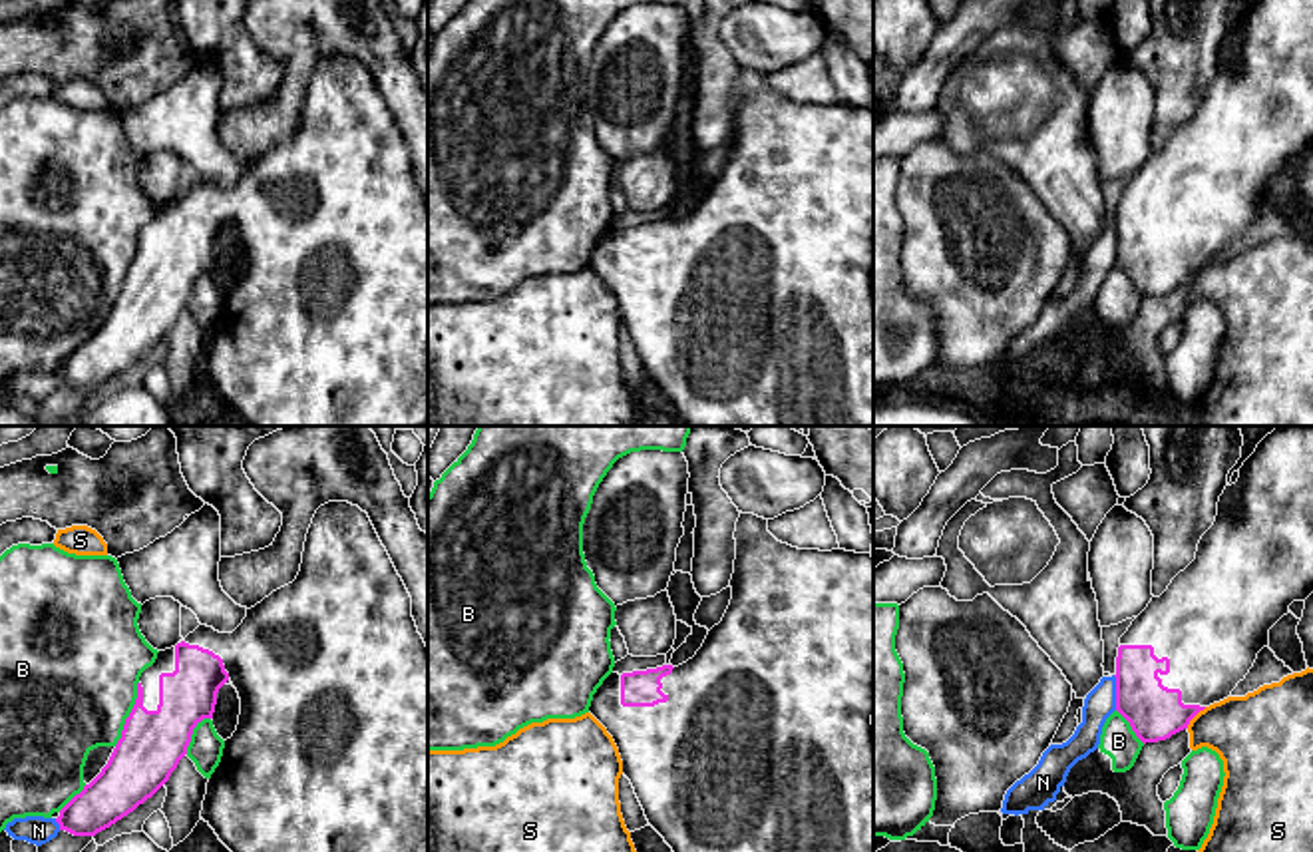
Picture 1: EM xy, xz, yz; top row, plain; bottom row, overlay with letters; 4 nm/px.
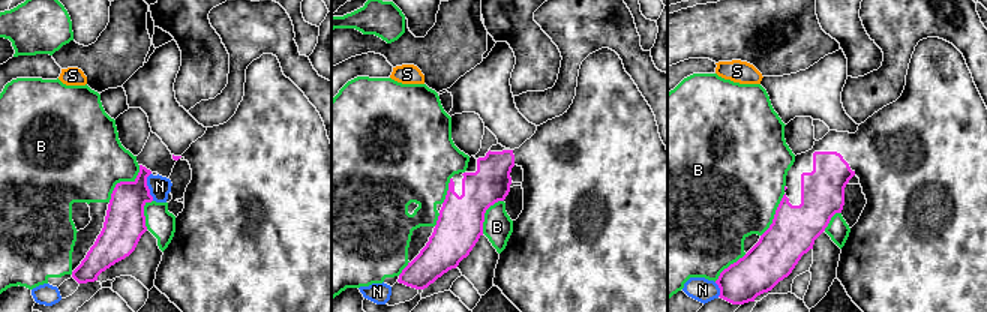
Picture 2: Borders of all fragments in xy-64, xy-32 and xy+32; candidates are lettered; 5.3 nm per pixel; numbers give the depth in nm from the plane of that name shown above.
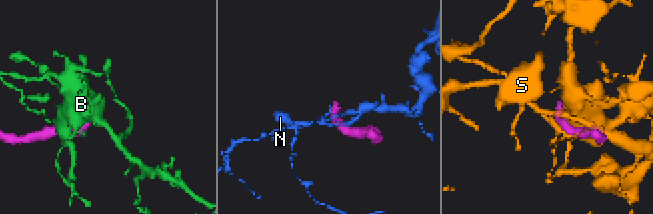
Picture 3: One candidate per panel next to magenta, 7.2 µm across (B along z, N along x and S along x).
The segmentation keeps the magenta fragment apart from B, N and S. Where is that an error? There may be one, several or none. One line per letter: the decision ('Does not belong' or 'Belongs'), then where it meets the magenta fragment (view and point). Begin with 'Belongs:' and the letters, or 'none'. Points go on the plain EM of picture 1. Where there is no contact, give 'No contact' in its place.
Belongs: none
B: Does not belong. Touches magenta at xy (130, 267)
N: Does not belong. Touches magenta at yz (1117, 247)
S: Does not belong. Touches magenta at yz (1194, 269)

